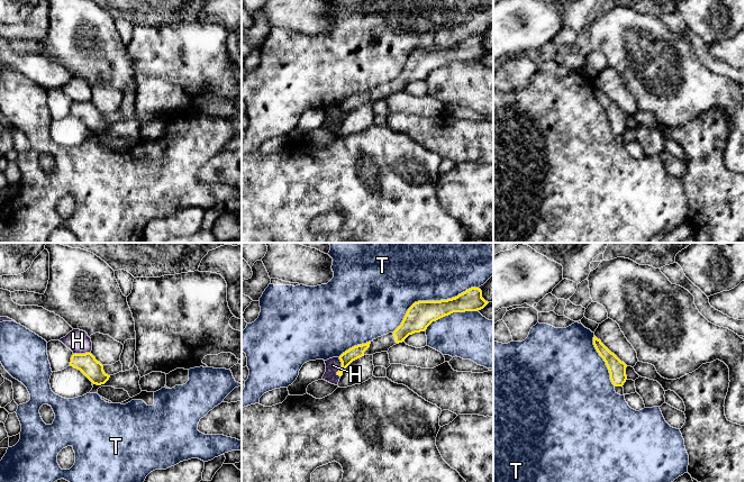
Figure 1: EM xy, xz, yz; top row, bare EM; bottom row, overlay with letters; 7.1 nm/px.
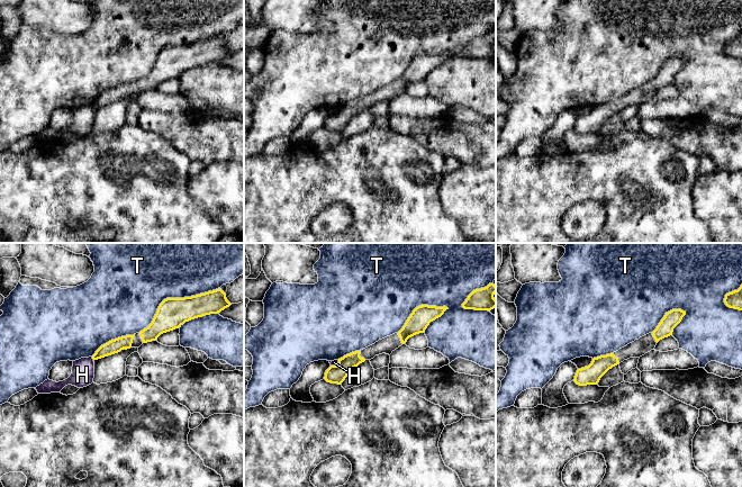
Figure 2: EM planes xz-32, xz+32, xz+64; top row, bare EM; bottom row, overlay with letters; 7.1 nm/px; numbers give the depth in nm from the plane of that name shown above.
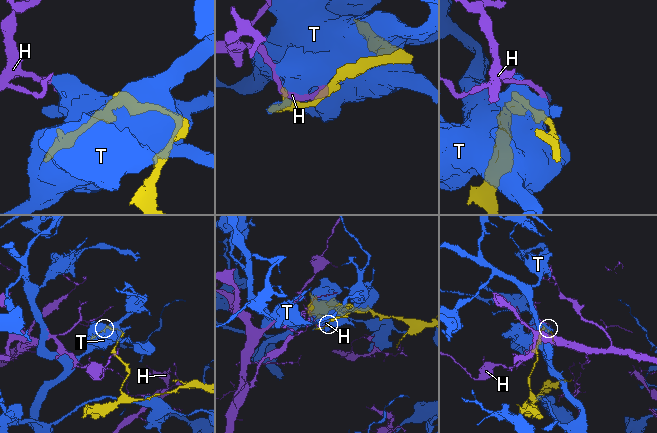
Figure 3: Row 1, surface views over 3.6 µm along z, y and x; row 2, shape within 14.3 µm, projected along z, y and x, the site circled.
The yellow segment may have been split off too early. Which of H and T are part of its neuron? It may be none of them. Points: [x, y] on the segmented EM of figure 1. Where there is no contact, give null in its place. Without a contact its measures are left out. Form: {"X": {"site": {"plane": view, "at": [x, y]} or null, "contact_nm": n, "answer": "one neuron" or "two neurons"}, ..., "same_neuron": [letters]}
{"H": {"site": {"plane": "xz", "at": [341, 367]}, "contact_nm": 140, "answer": "two neurons"}, "T": {"site": {"plane": "xz", "at": [432, 301]}, "contact_nm": 700, "answer": "two neurons"}, "same_neuron": []}

